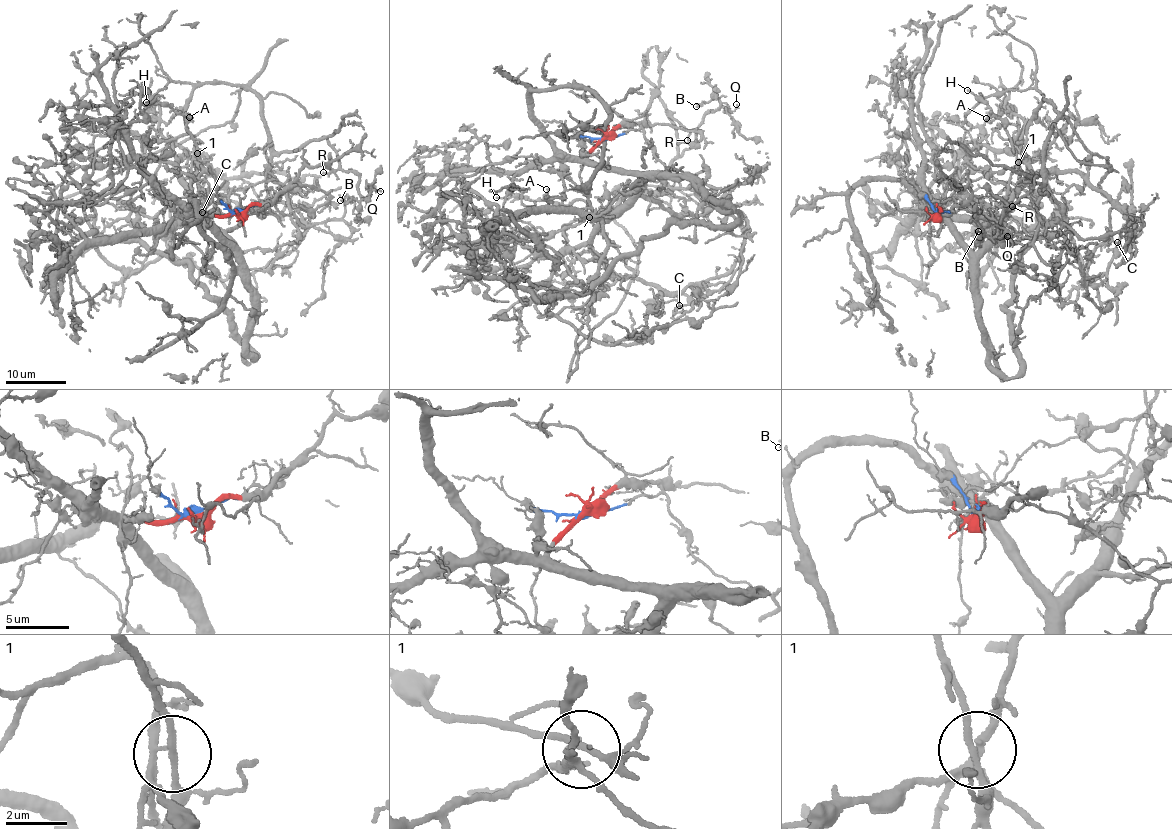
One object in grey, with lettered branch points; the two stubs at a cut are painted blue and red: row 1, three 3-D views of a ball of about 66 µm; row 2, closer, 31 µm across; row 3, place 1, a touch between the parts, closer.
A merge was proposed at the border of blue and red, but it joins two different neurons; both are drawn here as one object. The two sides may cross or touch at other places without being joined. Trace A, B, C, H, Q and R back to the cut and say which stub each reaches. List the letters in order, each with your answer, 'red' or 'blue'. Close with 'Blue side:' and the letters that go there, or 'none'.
A: red
B: blue
C: red
H: red
Q: blue
R: blue
Blue side: B, Q, R

